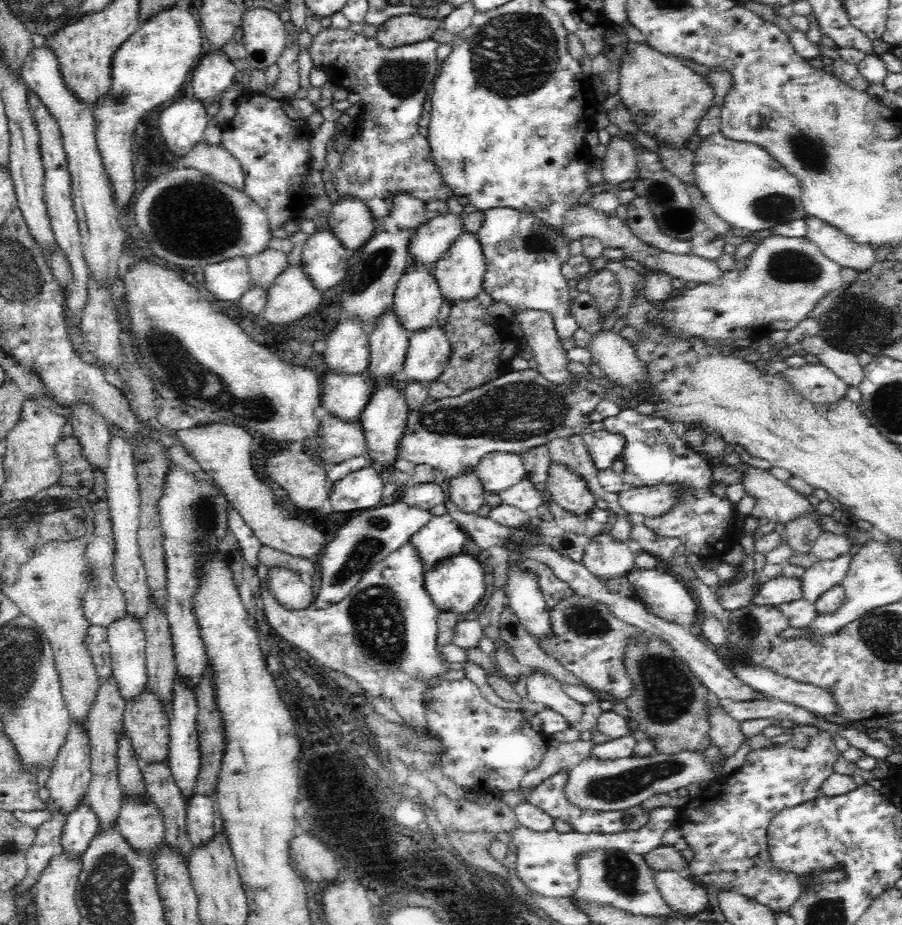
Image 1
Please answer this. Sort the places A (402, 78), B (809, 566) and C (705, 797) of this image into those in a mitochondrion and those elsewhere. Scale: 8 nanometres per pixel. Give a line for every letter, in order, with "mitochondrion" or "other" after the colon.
A: mitochondrion
B: other
C: other

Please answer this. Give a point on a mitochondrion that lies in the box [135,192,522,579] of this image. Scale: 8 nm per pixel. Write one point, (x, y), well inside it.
(196, 381)

